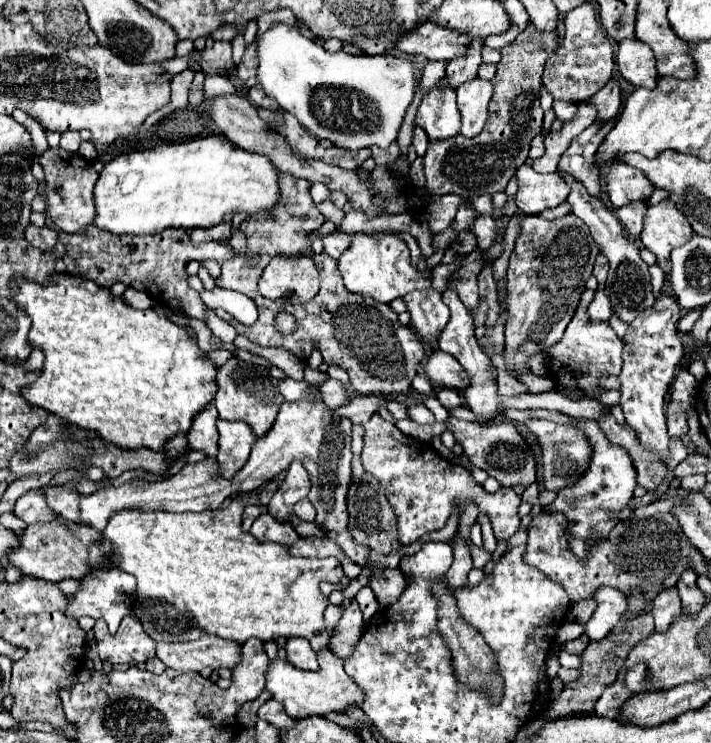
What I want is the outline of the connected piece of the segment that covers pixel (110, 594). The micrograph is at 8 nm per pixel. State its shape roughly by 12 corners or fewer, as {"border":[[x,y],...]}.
{"border":[[94,571],[70,597],[68,617],[104,619],[116,635],[132,613],[136,577]]}

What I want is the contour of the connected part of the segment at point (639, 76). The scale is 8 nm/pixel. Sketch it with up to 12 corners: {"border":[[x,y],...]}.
{"border":[[638,39],[618,43],[618,71],[634,87],[658,81],[652,49]]}

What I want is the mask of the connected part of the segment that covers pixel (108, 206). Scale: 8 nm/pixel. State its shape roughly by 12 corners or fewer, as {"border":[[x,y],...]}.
{"border":[[222,135],[104,165],[114,235],[276,205],[278,173]]}

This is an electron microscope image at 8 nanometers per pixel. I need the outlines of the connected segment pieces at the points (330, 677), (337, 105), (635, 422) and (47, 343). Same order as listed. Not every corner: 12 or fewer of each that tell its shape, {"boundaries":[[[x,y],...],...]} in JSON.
{"boundaries":[[[320,651],[320,671],[276,659],[266,689],[294,719],[360,707],[362,689],[340,657]],[[256,37],[258,83],[314,137],[396,141],[412,59]],[[662,291],[624,335],[620,407],[666,463],[664,395],[684,357]],[[72,275],[16,277],[24,397],[164,451],[214,401],[188,329]]]}

